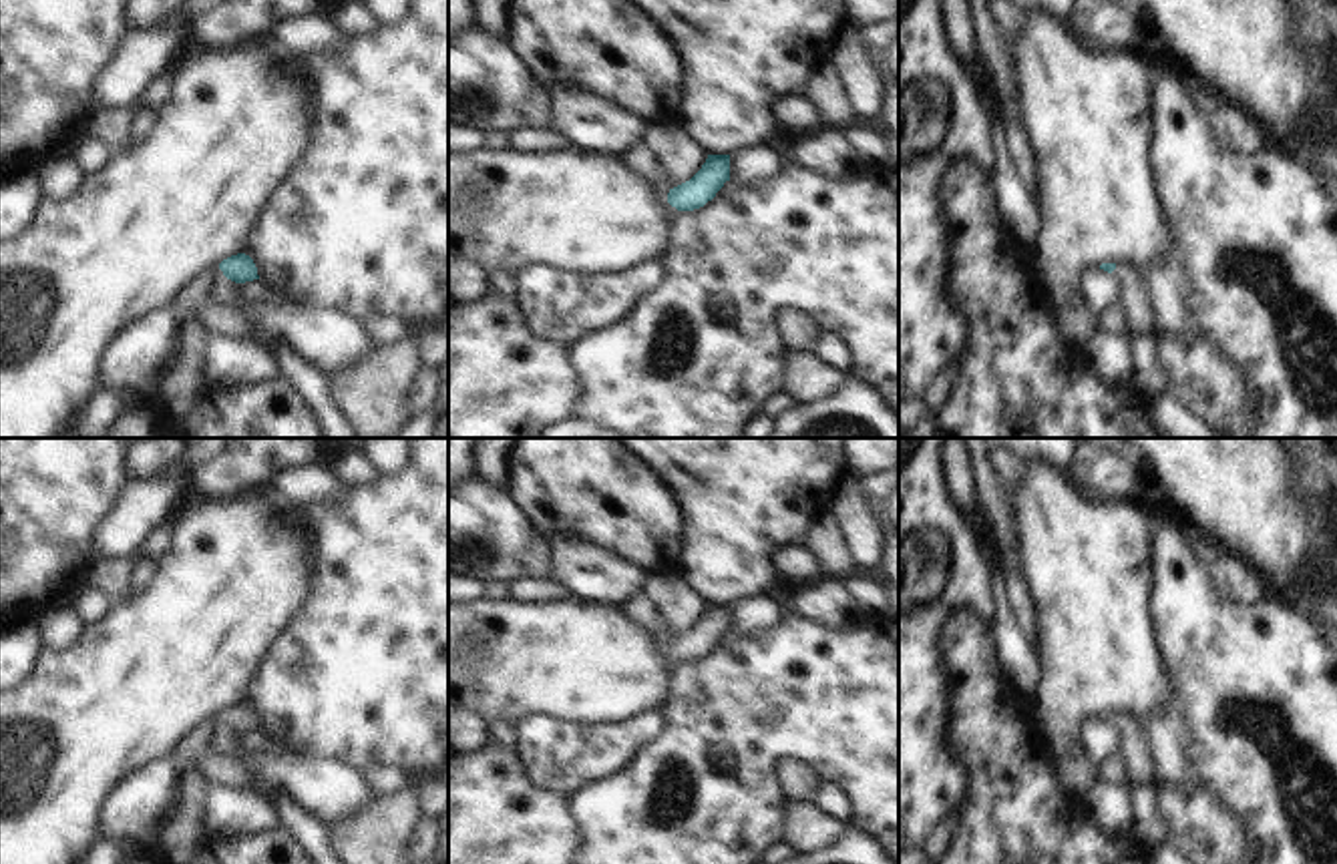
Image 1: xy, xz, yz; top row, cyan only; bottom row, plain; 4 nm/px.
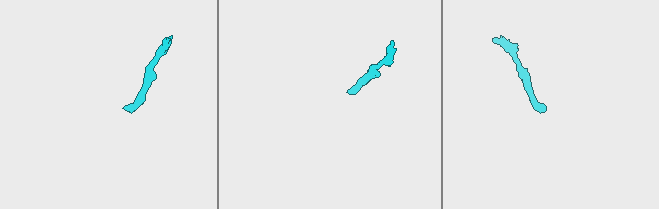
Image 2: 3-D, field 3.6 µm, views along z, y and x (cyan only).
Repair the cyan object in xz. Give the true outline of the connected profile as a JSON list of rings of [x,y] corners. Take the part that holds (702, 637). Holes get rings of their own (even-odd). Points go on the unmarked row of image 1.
[[[708,605],[702,619],[686,633],[670,639],[663,667],[674,671],[680,661],[704,657],[730,631],[730,605]]]

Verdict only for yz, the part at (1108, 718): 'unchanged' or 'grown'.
grown

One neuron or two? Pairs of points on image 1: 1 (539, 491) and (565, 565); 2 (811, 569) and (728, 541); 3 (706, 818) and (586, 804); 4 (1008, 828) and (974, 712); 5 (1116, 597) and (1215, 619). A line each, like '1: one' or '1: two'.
1: two
2: two
3: one
4: one
5: two

